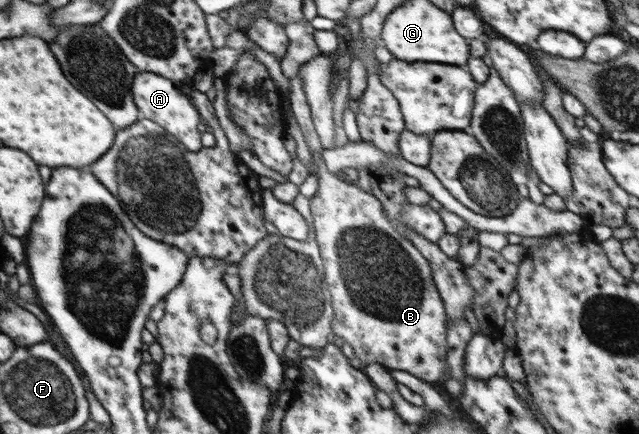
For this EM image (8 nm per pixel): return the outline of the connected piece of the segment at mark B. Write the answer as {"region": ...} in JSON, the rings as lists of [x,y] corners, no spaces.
{"region":[[[311,151],[315,163],[317,163],[318,178],[318,192],[310,199],[310,210],[313,217],[313,225],[315,226],[315,237],[319,246],[320,257],[322,264],[324,265],[324,281],[325,286],[328,287],[331,293],[331,305],[333,307],[334,316],[332,317],[332,339],[337,342],[349,343],[353,347],[355,355],[362,361],[362,365],[371,365],[377,363],[383,365],[389,371],[393,369],[399,369],[399,371],[407,371],[417,379],[423,379],[430,384],[437,382],[443,378],[443,374],[446,374],[447,363],[446,357],[448,352],[447,343],[447,323],[448,315],[445,311],[445,304],[441,299],[439,290],[435,285],[432,269],[427,262],[427,259],[423,257],[422,253],[412,244],[412,242],[399,234],[397,230],[391,226],[391,223],[387,220],[385,213],[383,213],[384,207],[382,206],[382,197],[376,197],[374,194],[367,193],[359,186],[343,182],[331,174],[326,166],[326,163],[321,157],[318,157],[318,153]]]}

